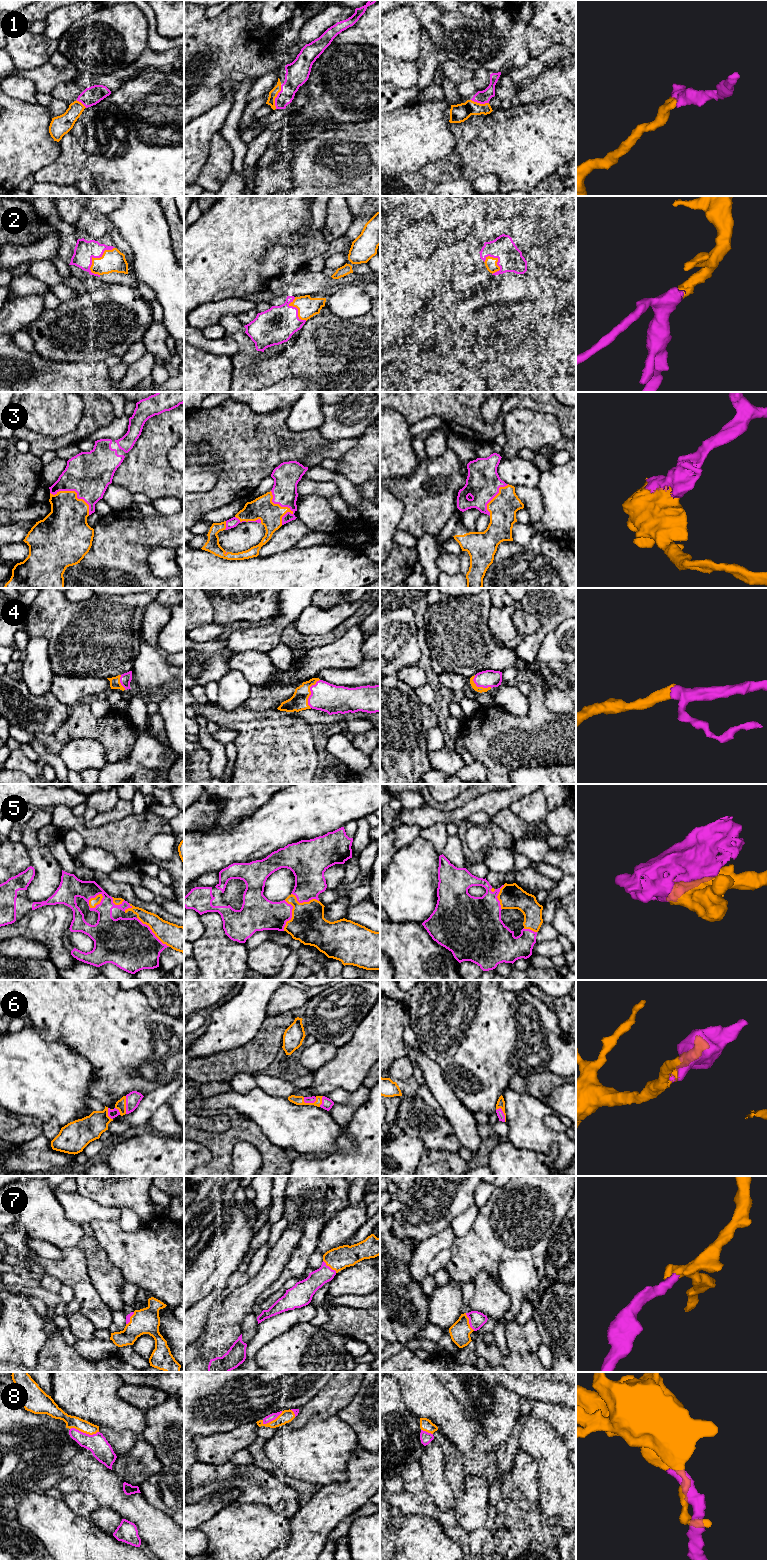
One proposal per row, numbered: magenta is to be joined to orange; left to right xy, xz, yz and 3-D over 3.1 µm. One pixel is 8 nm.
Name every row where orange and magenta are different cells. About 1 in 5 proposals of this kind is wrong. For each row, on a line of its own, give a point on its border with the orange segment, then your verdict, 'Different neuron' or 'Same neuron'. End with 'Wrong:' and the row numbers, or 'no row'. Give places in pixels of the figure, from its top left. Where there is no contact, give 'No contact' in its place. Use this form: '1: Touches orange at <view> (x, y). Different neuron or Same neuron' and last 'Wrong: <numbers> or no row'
1: Touches orange at xz (276, 96). Same neuron
2: Touches orange at xy (96, 258). Same neuron
3: Touches orange at xy (75, 492). Same neuron
4: Touches orange at xz (310, 693). Same neuron
5: Touches orange at xy (99, 902). Same neuron
6: Touches orange at xz (310, 1103). Same neuron
7: Touches orange at yz (468, 1322). Same neuron
8: Touches orange at xy (84, 1432). Same neuron
Wrong: no row

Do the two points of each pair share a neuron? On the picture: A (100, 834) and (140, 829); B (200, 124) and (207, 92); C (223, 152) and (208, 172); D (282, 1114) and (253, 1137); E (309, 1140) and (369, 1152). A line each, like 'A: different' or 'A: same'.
A: same
B: different
C: same
D: different
E: different

